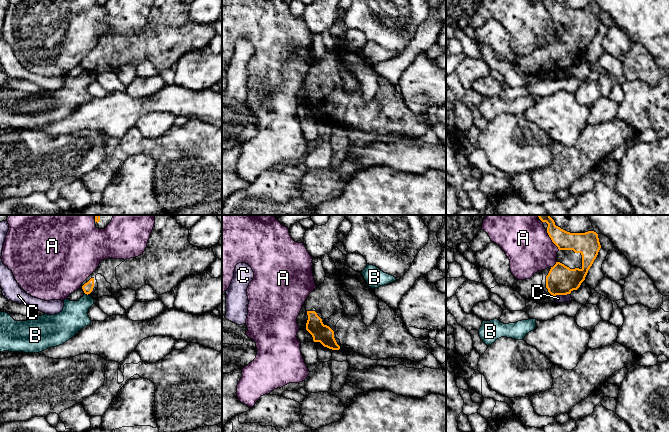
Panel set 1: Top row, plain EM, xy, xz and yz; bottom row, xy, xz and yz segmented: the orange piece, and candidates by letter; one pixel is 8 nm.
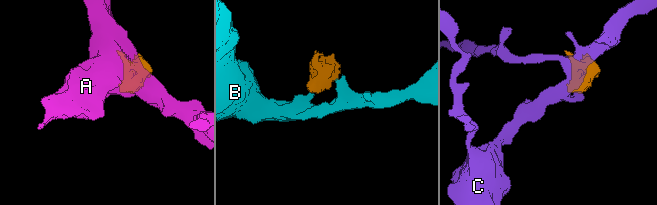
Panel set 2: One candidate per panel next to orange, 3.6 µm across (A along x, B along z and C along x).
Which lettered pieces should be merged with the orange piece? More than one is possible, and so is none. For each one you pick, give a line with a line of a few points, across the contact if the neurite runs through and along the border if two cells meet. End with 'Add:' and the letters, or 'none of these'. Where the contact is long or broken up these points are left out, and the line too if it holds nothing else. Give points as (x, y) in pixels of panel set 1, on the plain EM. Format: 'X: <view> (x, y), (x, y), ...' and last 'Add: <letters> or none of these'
Add: none of these

